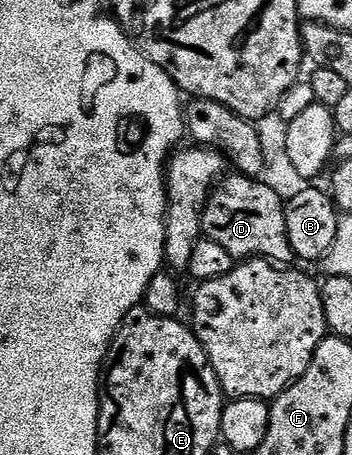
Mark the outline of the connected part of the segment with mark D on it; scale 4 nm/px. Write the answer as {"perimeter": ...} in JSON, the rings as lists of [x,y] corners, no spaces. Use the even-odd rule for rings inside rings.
{"perimeter":[[[241,174],[223,175],[210,193],[202,215],[202,234],[205,239],[220,242],[228,254],[236,258],[261,258],[279,266],[289,265],[295,259],[288,242],[286,206],[274,188],[258,178]]]}

